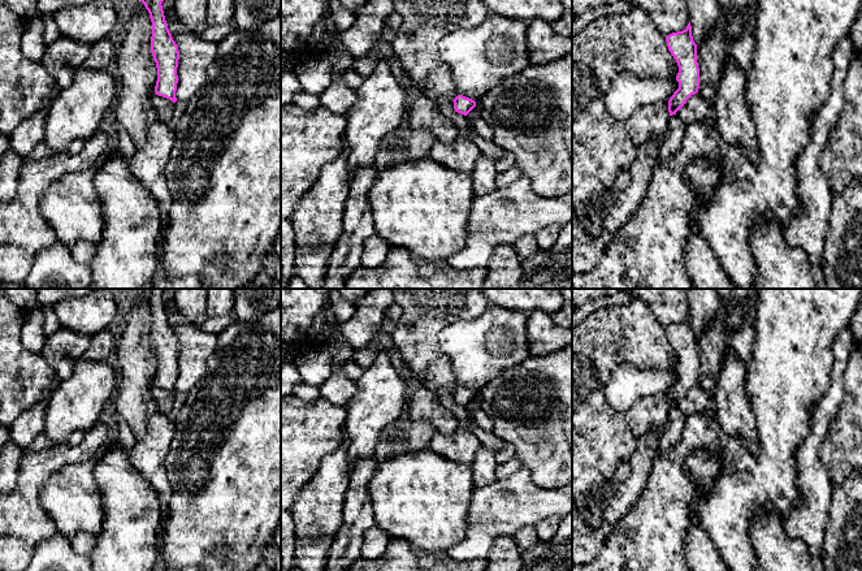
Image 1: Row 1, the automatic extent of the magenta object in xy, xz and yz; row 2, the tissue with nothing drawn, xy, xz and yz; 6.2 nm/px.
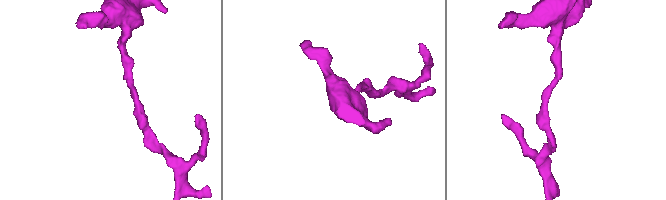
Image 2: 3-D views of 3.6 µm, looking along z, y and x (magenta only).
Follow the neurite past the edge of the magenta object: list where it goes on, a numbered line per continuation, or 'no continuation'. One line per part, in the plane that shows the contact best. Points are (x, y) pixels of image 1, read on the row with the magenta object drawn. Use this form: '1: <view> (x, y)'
no continuation

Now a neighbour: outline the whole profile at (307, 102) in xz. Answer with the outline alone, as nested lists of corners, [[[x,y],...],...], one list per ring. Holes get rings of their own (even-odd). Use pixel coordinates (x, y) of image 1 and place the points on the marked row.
[[[299,90],[295,94],[293,103],[304,111],[312,111],[320,107],[320,96]]]

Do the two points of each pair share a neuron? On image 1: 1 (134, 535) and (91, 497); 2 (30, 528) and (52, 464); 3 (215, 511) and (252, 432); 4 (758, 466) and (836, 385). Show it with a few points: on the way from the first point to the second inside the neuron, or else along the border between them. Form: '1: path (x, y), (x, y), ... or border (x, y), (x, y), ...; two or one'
1: border (94, 476), (103, 511), (103, 528), (96, 535); two
2: path (30, 513), (30, 485), (37, 479); one
3: path (229, 492), (235, 466), (246, 451); one
4: border (828, 386), (811, 409), (810, 429), (802, 441); two

